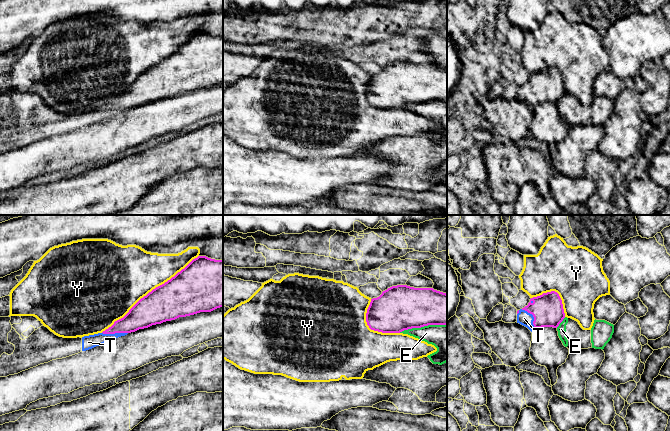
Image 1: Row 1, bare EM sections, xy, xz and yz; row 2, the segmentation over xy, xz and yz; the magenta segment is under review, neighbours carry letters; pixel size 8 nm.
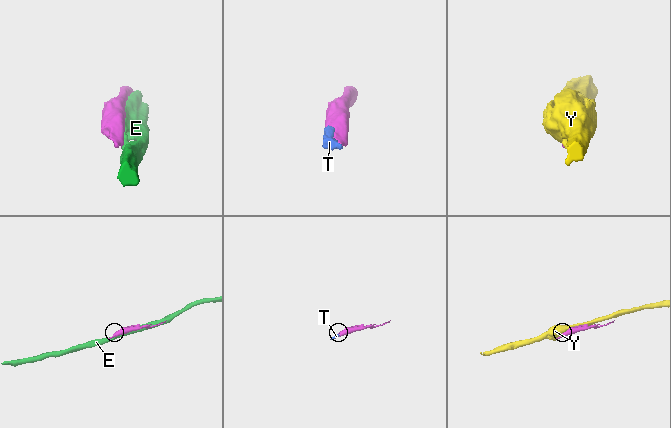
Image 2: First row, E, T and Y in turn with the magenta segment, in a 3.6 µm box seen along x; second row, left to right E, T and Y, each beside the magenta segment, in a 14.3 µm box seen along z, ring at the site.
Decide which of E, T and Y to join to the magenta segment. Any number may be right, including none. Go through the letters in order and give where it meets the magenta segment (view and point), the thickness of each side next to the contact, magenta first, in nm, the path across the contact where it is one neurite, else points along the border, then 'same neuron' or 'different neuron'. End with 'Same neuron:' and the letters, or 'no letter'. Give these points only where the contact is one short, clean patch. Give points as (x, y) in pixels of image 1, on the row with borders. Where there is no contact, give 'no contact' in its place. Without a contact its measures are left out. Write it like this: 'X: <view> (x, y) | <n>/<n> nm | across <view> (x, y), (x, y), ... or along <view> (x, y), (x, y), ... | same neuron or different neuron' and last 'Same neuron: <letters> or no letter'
E: xz (422, 326) | 360/220 nm | different neuron
T: xy (115, 332) | 200/110 nm | same neuron
Y: xy (149, 292) | 320/460 nm | different neuron
Same neuron: T

